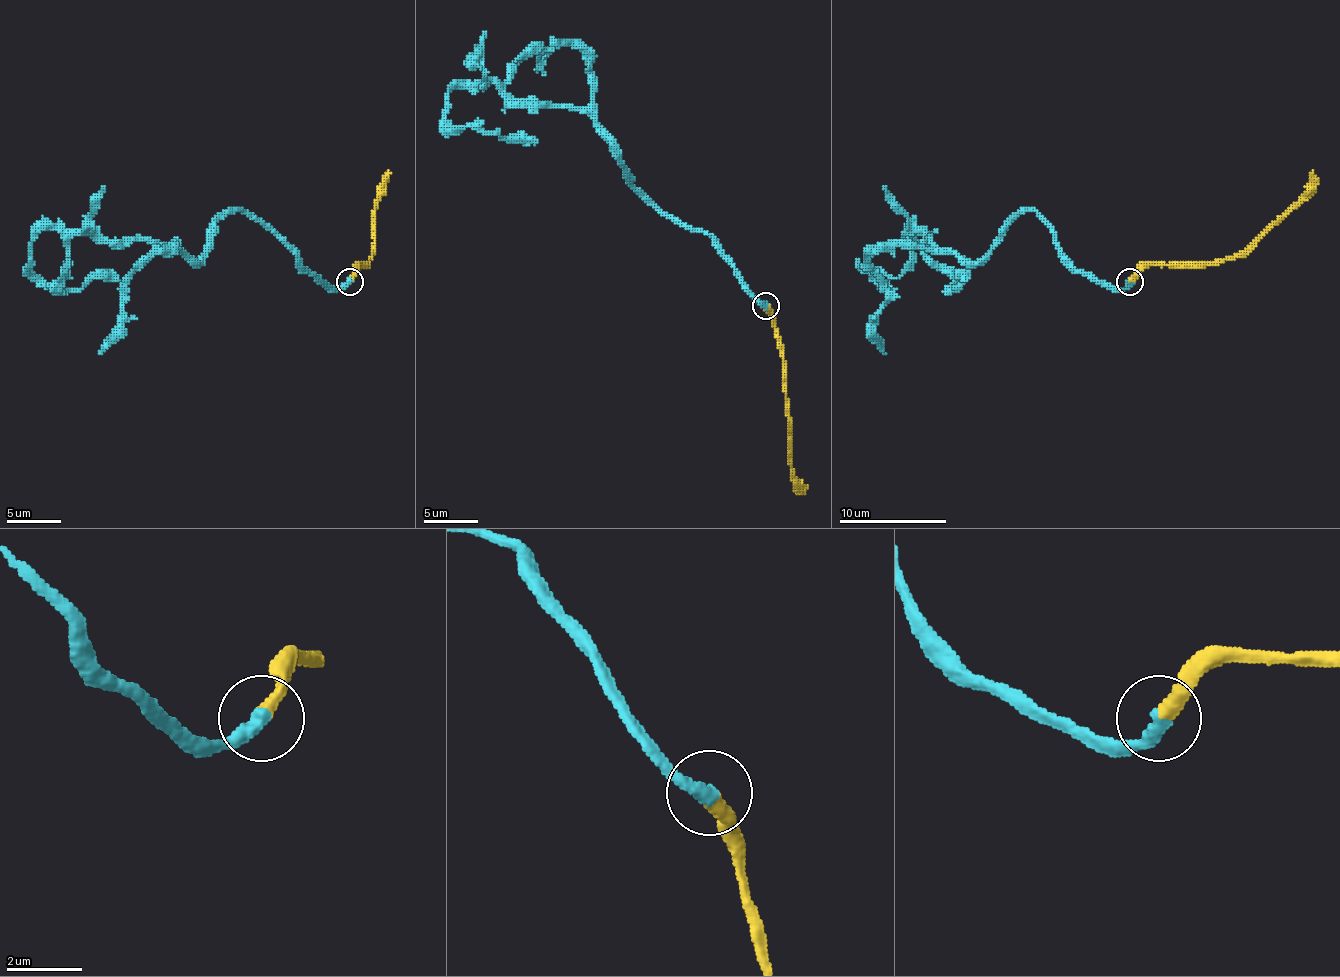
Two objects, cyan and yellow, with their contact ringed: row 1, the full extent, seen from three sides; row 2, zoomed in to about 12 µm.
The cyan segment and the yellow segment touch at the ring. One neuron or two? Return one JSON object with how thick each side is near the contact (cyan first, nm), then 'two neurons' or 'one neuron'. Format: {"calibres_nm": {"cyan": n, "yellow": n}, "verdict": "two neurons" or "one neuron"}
{"calibres_nm": {"cyan": 420, "yellow": 400}, "verdict": "one neuron"}

